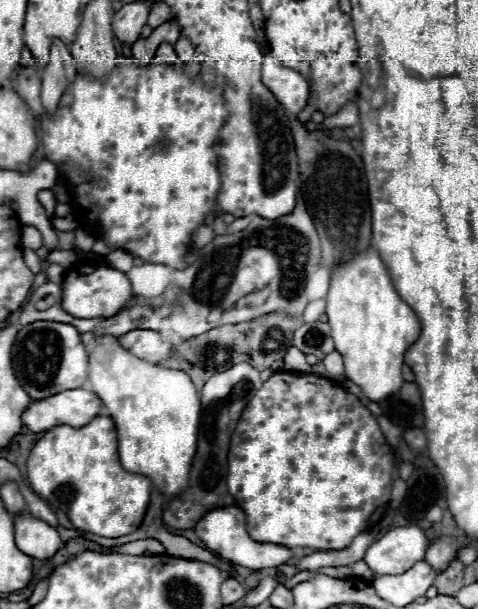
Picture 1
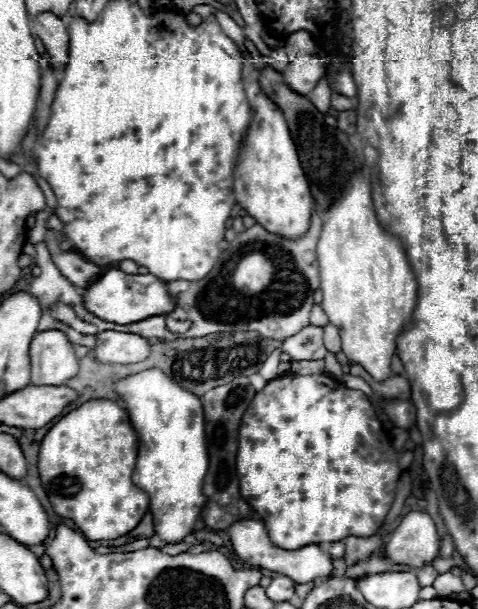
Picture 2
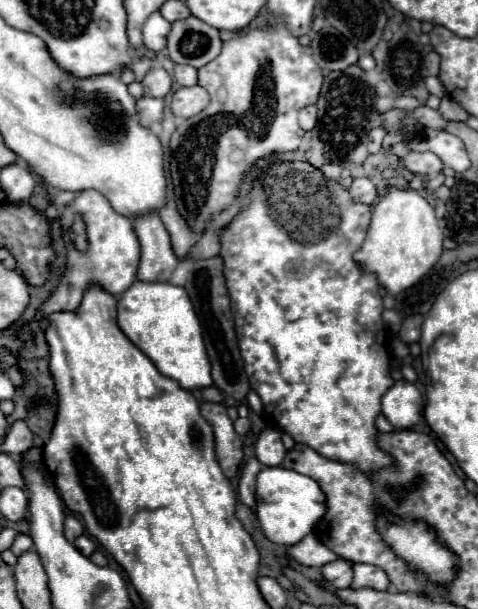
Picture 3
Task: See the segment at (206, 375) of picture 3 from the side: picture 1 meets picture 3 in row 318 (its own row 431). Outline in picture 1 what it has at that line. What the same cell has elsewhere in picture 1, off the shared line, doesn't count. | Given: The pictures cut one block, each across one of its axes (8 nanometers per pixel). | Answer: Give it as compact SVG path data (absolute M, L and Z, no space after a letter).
M102 336L94 340L90 350L90 386L96 396L108 408L108 414L116 422L118 430L118 450L124 470L140 474L152 480L154 488L166 498L176 498L188 488L188 472L192 468L192 458L196 454L198 424L200 424L200 396L186 372L162 368L132 356L124 350L116 336Z

